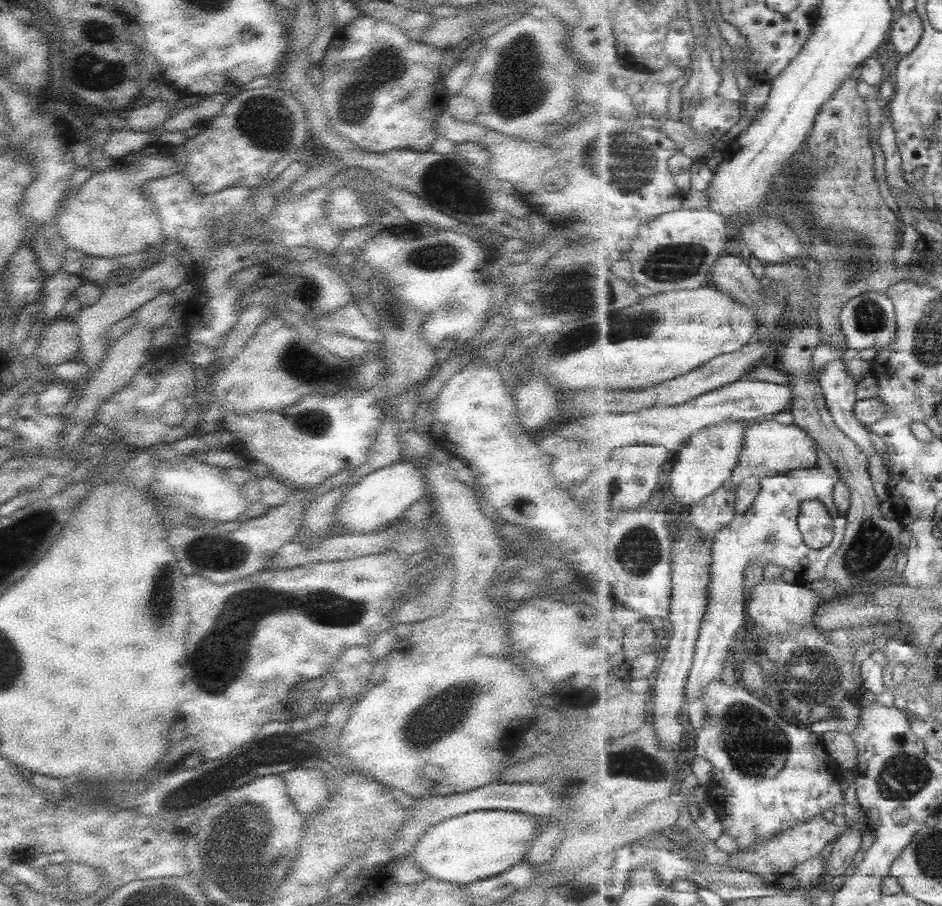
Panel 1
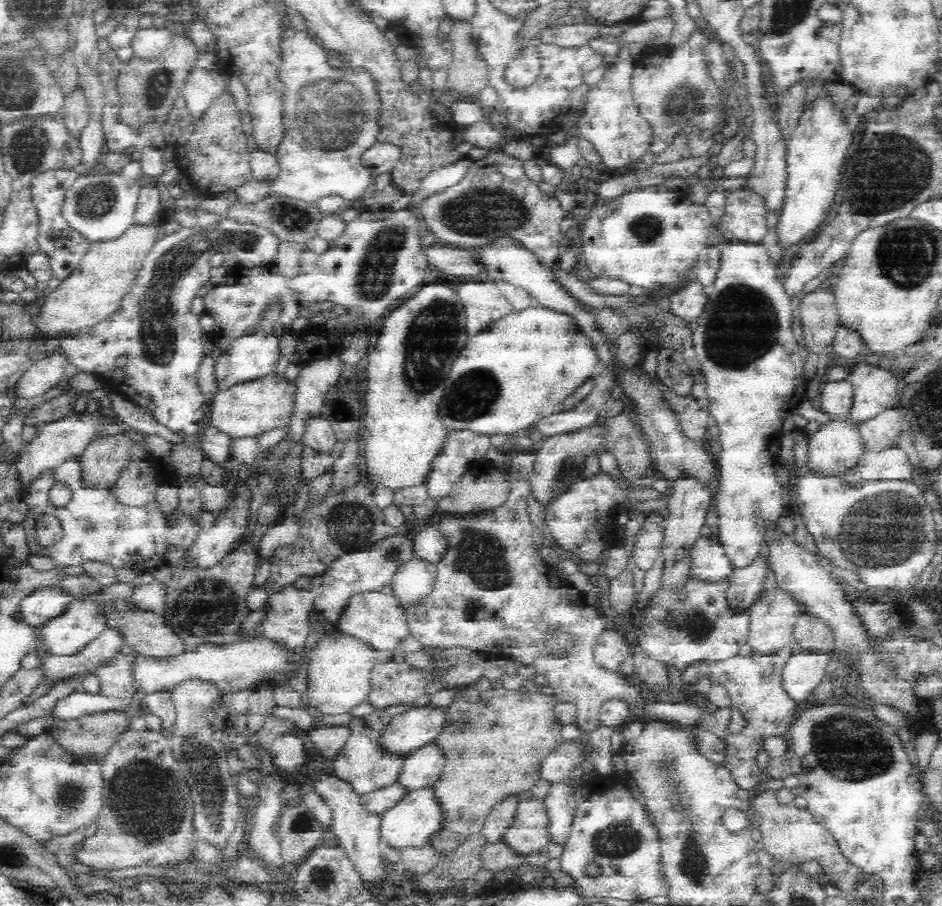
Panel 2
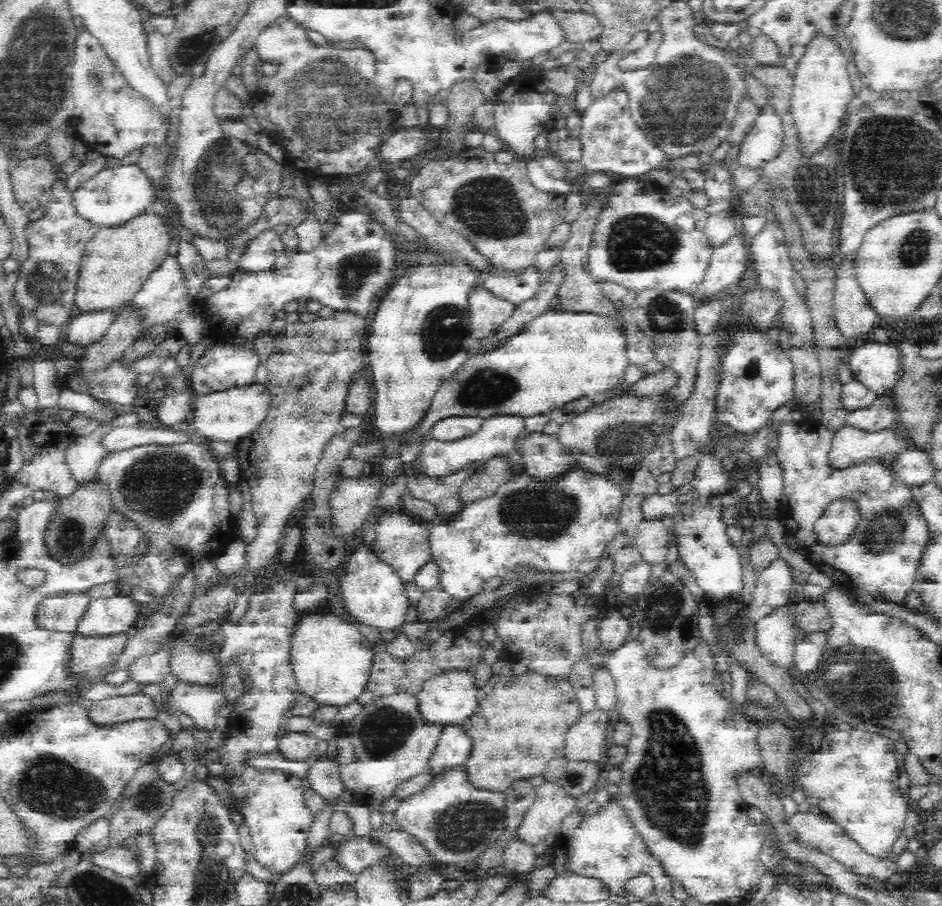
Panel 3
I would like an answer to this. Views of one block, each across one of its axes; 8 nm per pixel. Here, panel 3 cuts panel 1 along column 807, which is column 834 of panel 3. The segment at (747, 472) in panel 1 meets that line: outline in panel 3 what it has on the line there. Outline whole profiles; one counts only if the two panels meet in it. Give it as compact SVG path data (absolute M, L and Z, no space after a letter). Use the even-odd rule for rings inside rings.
M844 425L833 432L829 446L829 465L835 469L847 469L852 465L875 458L890 458L906 449L906 439L896 436L893 429L882 430L882 432L864 432L853 426Z

